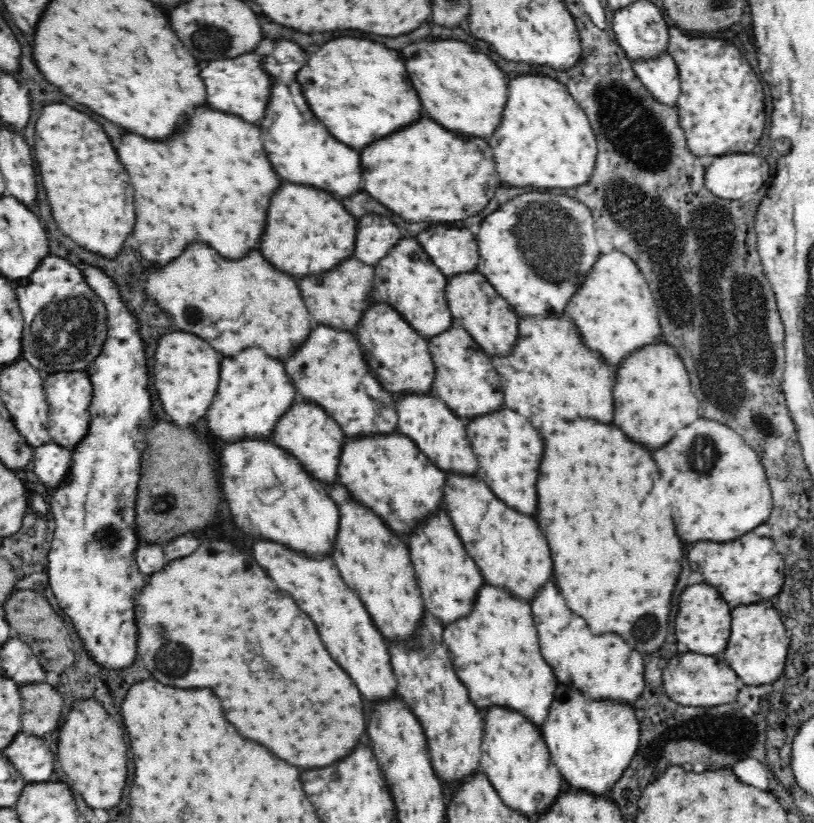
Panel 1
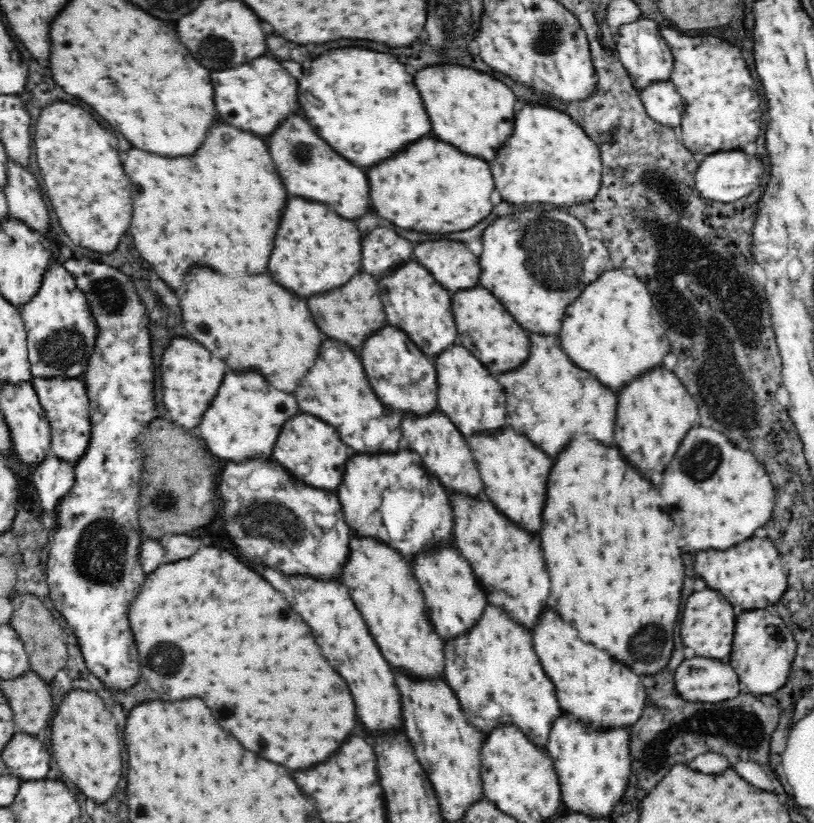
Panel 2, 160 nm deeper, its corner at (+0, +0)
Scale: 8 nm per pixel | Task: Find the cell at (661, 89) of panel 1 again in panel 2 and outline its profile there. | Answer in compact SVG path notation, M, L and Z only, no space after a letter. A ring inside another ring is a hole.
M657 82L640 93L648 116L656 123L668 128L680 126L684 104L672 82Z

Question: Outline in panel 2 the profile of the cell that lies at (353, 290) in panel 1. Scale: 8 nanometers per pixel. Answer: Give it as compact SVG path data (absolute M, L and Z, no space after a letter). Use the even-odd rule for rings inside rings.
M364 271L362 274L356 274L356 280L352 278L346 286L328 291L322 296L310 298L308 306L310 306L310 312L312 312L318 328L328 338L342 344L346 343L358 354L361 352L365 340L387 324L387 316L379 296L378 281Z

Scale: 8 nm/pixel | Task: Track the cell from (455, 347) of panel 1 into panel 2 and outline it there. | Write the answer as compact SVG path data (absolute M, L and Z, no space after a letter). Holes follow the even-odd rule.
M454 344L434 361L437 370L437 408L444 413L464 438L478 434L494 434L504 426L506 395L502 385L480 361L471 356L464 345Z

